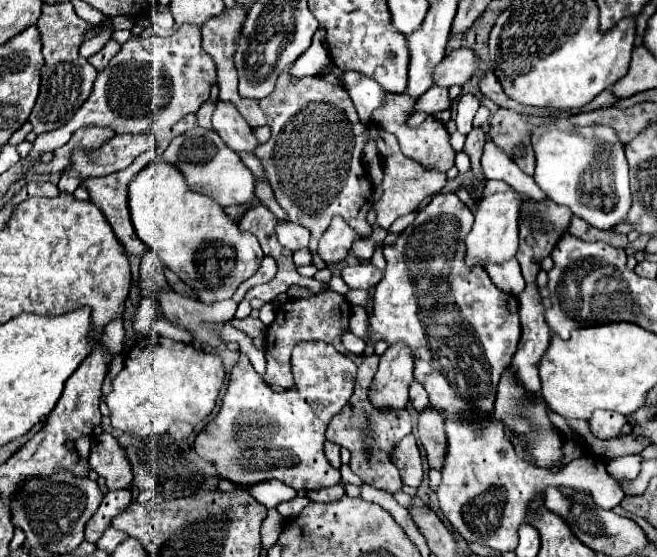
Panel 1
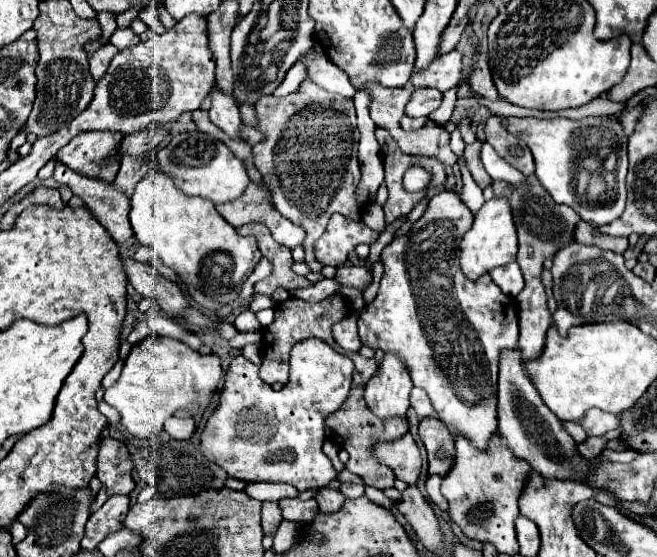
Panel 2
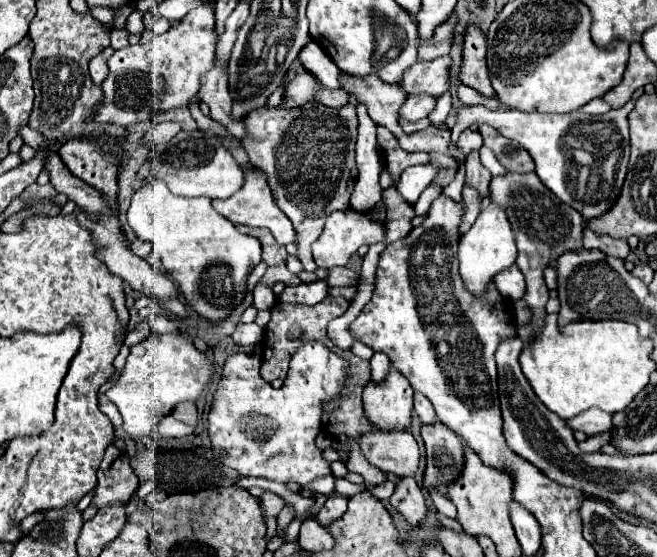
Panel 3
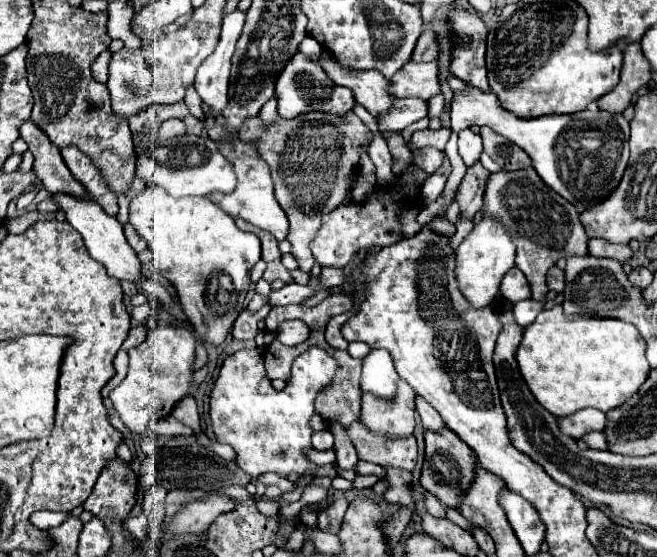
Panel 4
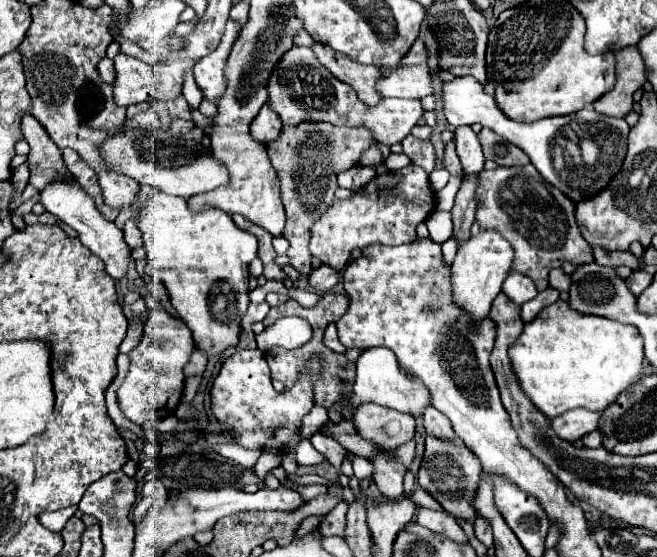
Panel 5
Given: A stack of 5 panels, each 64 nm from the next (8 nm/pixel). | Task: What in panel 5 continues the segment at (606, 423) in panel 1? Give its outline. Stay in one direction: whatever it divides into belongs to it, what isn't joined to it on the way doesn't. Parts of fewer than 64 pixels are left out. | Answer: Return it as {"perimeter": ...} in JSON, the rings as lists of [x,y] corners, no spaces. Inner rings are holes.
{"perimeter":[[[576,408],[576,410],[568,410],[556,418],[550,420],[556,436],[574,442],[578,438],[582,438],[584,434],[592,432],[598,428],[598,418],[600,412],[592,412],[586,408]]]}

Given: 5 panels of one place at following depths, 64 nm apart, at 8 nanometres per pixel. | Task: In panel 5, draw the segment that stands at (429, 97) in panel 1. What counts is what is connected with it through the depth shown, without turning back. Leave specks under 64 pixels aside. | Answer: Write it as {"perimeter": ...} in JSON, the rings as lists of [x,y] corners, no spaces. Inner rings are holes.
{"perimeter":[[[292,46],[284,60],[276,66],[276,74],[268,80],[268,106],[280,116],[284,126],[294,126],[300,122],[330,122],[336,126],[364,126],[372,132],[374,140],[392,146],[402,142],[416,122],[422,118],[424,110],[418,100],[384,98],[376,106],[366,106],[358,100],[352,86],[336,80],[318,60],[312,48]]]}

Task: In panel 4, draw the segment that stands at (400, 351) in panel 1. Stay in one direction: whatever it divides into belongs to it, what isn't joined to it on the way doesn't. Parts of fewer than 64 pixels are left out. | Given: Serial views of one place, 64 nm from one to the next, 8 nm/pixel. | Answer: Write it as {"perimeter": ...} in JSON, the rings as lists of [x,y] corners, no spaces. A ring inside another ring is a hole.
{"perimeter":[[[404,380],[398,382],[398,394],[394,402],[384,402],[380,398],[374,398],[372,394],[366,394],[362,396],[360,422],[372,434],[384,438],[408,438],[412,436],[416,426],[416,410],[412,408],[414,396],[416,394]]]}

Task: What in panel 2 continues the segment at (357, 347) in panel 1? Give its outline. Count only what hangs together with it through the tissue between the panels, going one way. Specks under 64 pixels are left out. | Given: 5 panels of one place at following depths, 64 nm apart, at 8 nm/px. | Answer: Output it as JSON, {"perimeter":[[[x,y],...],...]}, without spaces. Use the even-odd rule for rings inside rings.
{"perimeter":[[[352,310],[348,314],[348,318],[340,320],[338,324],[334,324],[334,340],[338,342],[338,346],[342,350],[358,350],[362,346],[358,332],[356,332],[356,310]]]}

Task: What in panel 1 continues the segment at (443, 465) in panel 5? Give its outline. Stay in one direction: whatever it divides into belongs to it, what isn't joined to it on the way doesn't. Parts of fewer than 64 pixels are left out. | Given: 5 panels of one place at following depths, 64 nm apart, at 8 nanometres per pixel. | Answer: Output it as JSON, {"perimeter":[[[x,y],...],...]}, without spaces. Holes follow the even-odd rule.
{"perimeter":[[[430,408],[424,414],[420,414],[418,436],[420,436],[420,442],[426,450],[430,468],[440,470],[444,456],[446,456],[446,444],[448,444],[446,432],[444,432],[444,418],[440,416],[440,412]]]}

